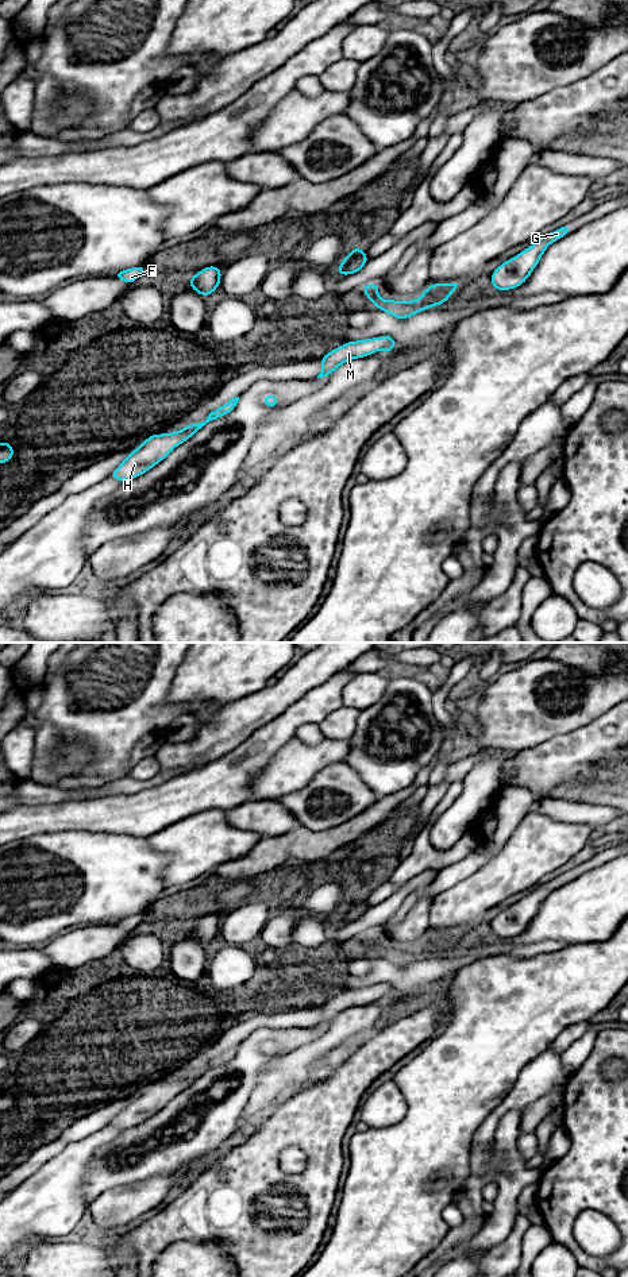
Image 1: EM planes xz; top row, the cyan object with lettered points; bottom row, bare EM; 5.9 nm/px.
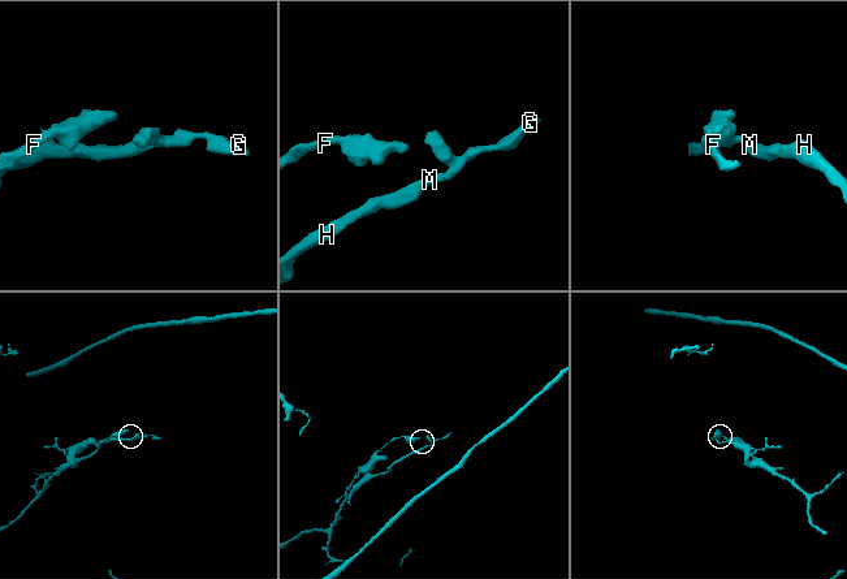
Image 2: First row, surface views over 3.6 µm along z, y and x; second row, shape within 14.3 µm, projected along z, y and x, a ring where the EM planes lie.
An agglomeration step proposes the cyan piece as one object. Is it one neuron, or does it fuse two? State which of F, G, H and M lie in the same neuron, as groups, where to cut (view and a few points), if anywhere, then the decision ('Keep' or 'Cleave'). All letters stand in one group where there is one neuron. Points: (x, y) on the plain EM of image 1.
Groups: F G H M. No split. Keep

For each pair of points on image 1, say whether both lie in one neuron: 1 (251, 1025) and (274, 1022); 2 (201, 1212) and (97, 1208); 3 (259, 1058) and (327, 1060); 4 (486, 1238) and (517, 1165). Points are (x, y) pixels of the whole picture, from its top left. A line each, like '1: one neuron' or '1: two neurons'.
1: one neuron
2: two neurons
3: two neurons
4: one neuron

